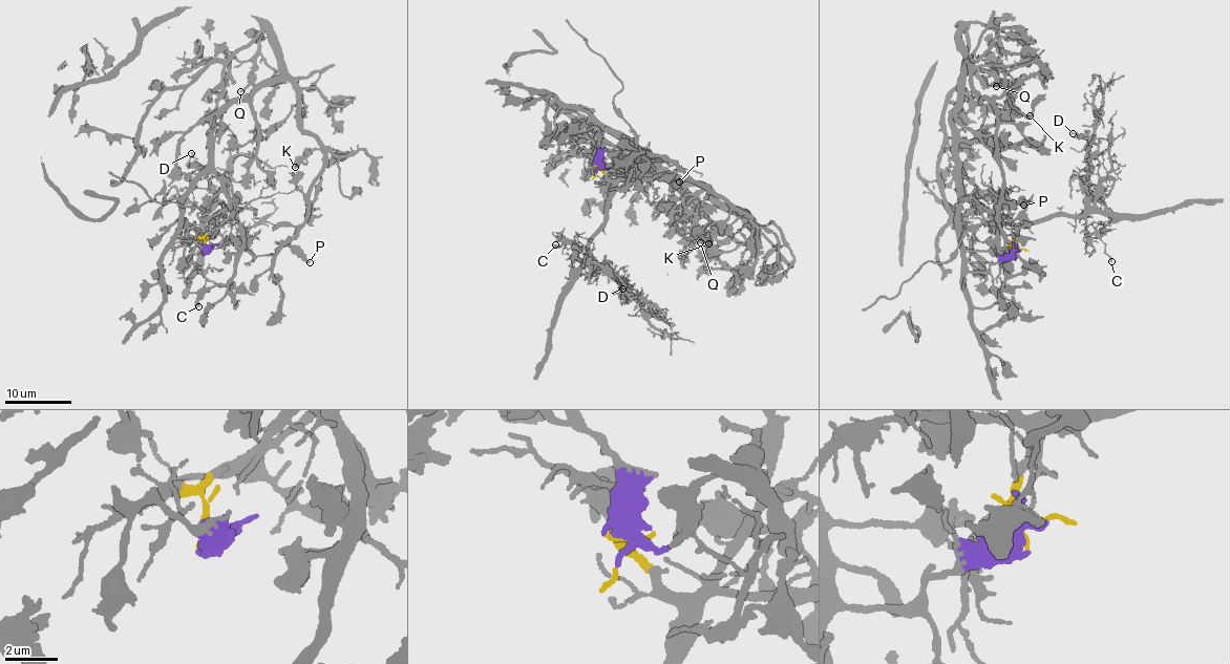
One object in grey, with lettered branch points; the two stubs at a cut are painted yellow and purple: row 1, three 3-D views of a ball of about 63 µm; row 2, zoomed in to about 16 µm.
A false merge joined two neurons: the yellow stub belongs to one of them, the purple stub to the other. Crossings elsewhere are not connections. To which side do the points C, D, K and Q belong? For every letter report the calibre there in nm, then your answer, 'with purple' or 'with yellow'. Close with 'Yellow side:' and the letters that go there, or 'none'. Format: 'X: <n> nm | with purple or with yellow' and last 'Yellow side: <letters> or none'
C: 180 nm | with yellow
D: 130 nm | with yellow
K: 180 nm | with purple
Q: 170 nm | with purple
Yellow side: C, D

